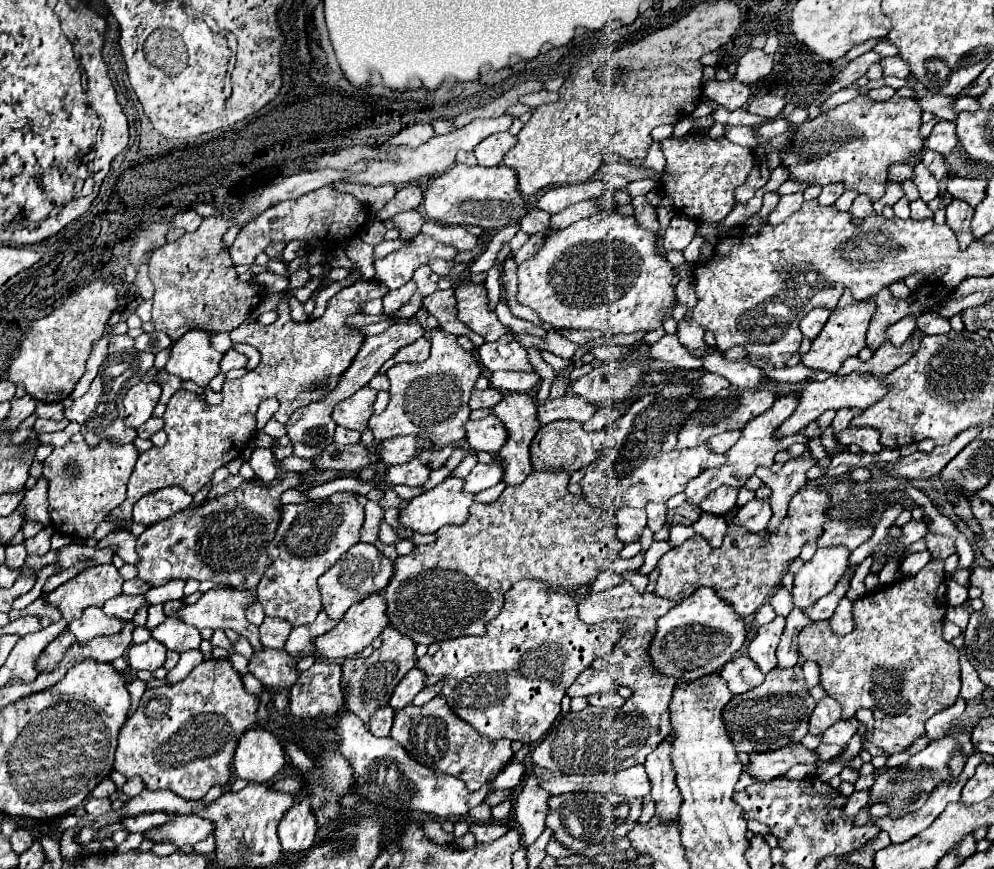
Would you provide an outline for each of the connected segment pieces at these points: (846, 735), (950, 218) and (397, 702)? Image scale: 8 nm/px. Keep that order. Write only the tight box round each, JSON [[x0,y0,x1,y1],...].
[[822,717,858,747],[946,199,976,249],[390,667,426,709]]

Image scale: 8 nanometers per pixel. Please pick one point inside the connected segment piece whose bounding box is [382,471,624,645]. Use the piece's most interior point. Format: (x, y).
(454, 586)

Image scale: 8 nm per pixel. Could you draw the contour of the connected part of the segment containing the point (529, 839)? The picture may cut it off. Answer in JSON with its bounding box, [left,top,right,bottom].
[514,775,548,847]

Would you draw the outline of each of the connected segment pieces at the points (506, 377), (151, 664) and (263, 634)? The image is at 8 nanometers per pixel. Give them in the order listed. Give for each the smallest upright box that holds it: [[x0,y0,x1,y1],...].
[[490,371,540,391],[128,637,166,671],[260,617,290,649]]

